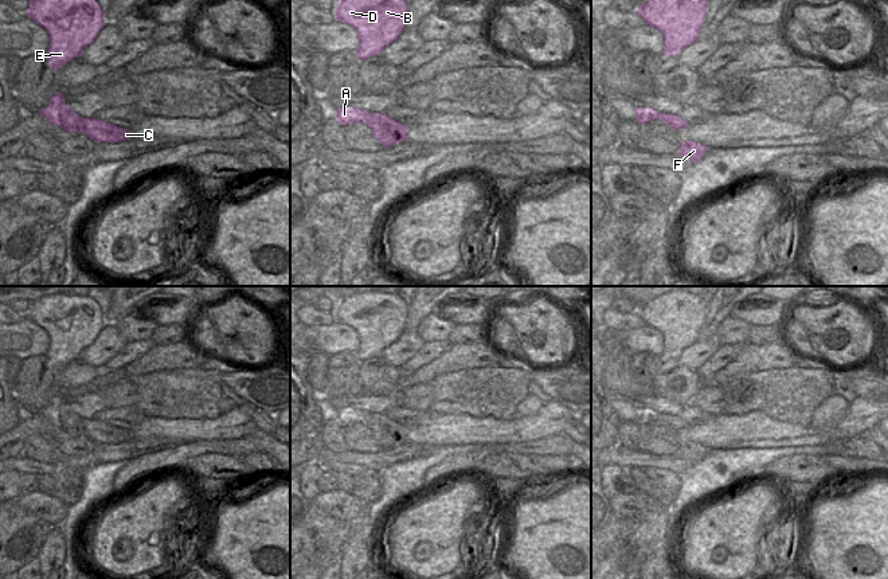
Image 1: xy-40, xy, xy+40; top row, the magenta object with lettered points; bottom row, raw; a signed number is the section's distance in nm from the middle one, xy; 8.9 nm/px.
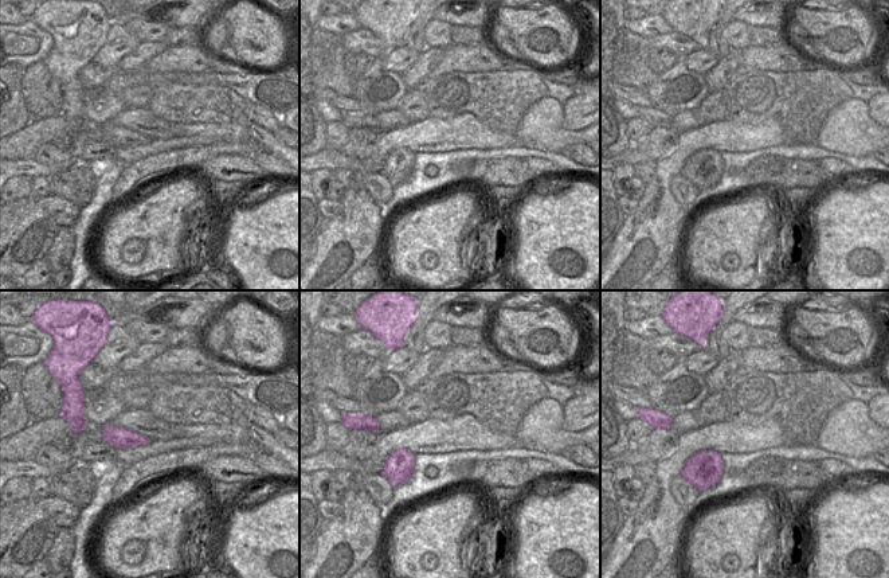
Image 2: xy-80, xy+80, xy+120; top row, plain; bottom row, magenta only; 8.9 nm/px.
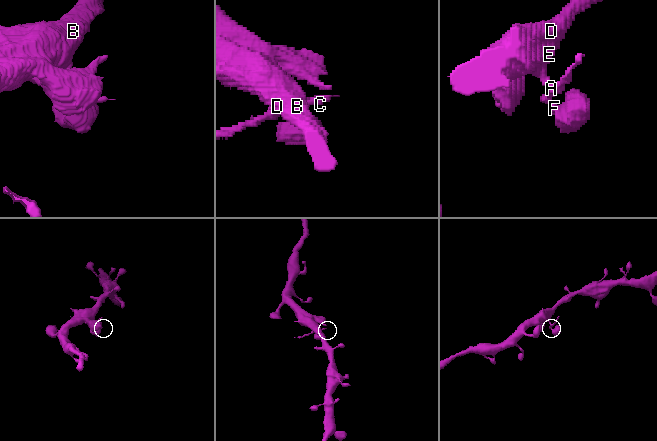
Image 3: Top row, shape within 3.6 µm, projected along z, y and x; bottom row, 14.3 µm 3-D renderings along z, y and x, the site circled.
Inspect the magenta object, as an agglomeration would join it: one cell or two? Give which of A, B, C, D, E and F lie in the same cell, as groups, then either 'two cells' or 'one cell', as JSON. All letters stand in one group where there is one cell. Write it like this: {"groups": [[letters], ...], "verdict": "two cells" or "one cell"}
{"groups": [["A", "B", "C", "D", "E", "F"]], "verdict": "one cell"}

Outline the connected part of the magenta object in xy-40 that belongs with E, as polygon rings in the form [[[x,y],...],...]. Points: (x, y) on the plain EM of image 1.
[[[56,293],[30,302],[26,314],[50,336],[46,357],[59,371],[94,343],[105,326],[105,313],[90,297]]]

